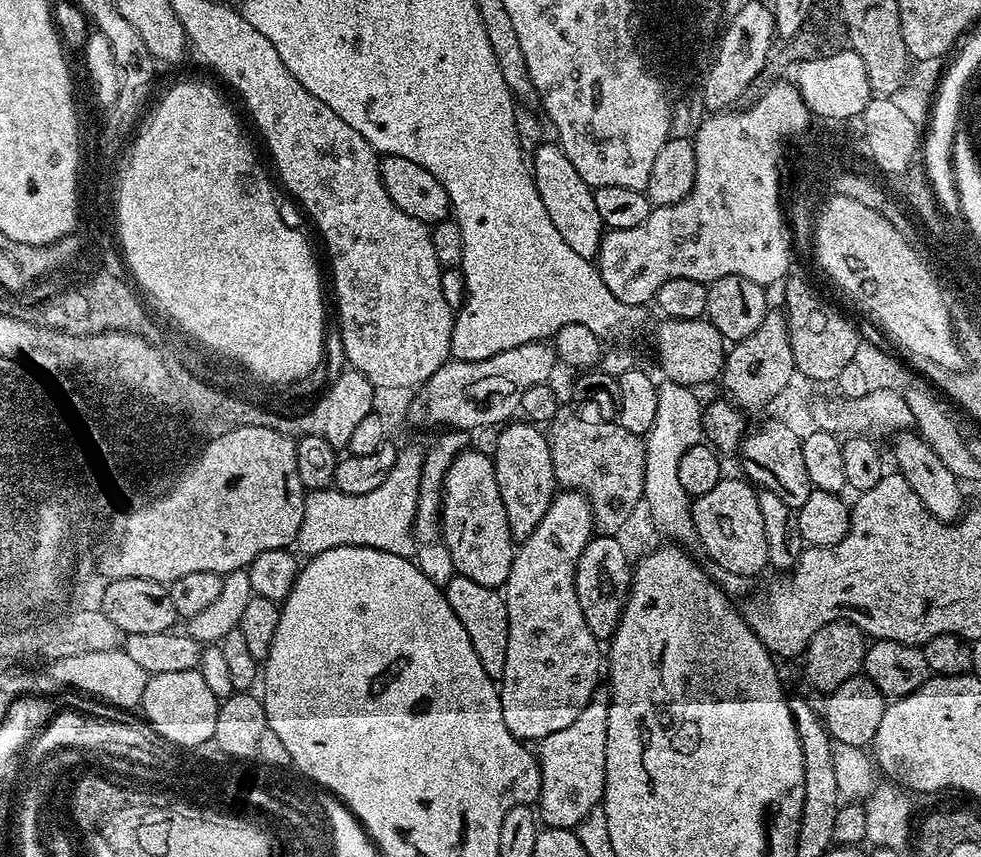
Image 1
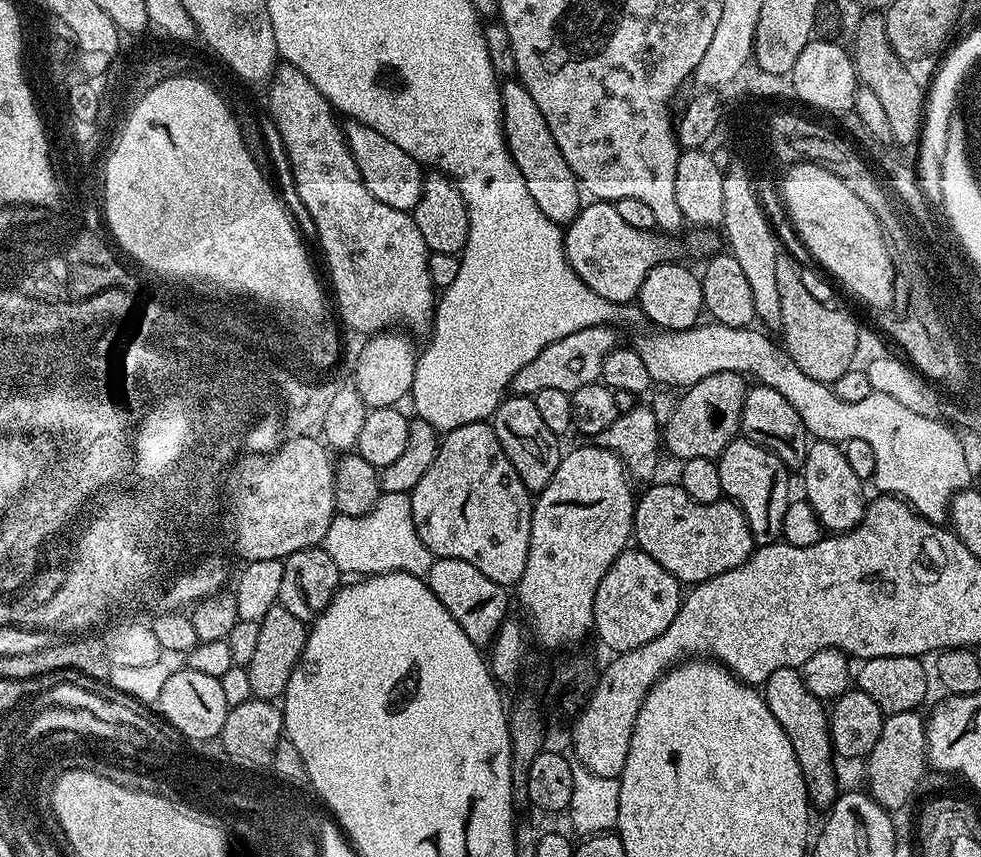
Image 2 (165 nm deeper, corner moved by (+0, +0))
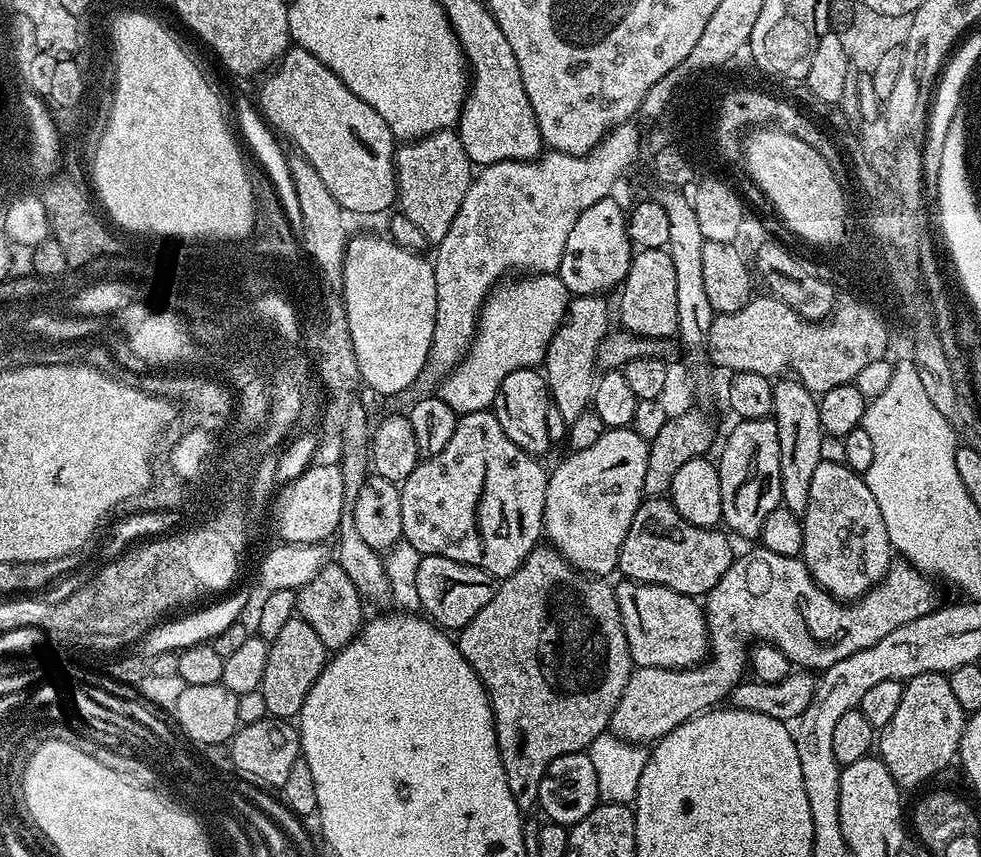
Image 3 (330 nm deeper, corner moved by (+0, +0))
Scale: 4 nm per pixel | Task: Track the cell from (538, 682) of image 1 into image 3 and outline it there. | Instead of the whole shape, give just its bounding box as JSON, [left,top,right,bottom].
[543,427,649,578]

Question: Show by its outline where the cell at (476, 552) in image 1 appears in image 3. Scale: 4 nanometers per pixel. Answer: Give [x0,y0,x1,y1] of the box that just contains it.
[400,411,550,578]

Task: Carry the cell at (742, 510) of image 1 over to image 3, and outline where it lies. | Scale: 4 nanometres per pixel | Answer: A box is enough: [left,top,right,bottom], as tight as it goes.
[618,498,734,598]

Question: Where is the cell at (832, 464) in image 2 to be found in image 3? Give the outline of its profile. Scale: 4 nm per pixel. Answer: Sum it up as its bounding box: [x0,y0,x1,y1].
[802,459,894,602]

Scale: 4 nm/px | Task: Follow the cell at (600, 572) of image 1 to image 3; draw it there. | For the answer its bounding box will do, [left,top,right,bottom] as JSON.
[614,579,709,668]

